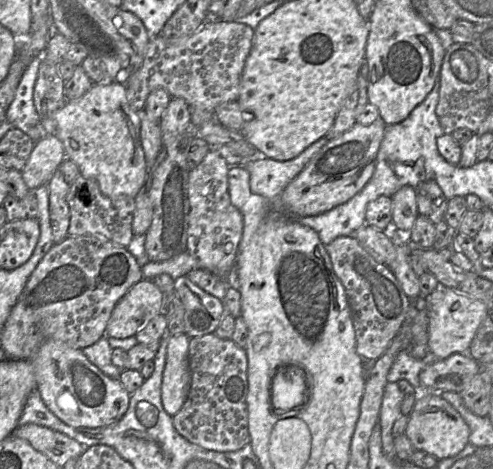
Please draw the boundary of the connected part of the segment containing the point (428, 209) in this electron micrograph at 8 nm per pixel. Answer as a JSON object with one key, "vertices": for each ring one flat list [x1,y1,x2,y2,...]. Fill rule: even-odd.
{"vertices":[[425,181,415,189,419,215,427,217,434,224,444,221,448,199,436,181]]}

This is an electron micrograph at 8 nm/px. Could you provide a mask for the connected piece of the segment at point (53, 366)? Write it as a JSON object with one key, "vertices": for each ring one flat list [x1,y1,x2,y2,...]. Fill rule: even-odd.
{"vertices":[[48,339,30,360,36,378,36,389,48,409,72,427,98,428,118,422,128,410,130,394,119,379,105,375,91,363,82,349]]}

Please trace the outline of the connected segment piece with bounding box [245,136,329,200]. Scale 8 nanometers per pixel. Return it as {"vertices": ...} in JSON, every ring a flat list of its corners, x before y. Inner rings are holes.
{"vertices":[[325,137,310,145,296,158,289,161,276,161,259,156,245,165,250,173,251,192,267,199,280,199,284,189,304,169,310,159,329,140]]}

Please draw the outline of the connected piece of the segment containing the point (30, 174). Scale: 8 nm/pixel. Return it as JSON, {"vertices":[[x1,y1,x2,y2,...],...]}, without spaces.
{"vertices":[[44,135,35,142,30,157,21,171,30,191,47,185,65,159,61,141,55,135]]}

